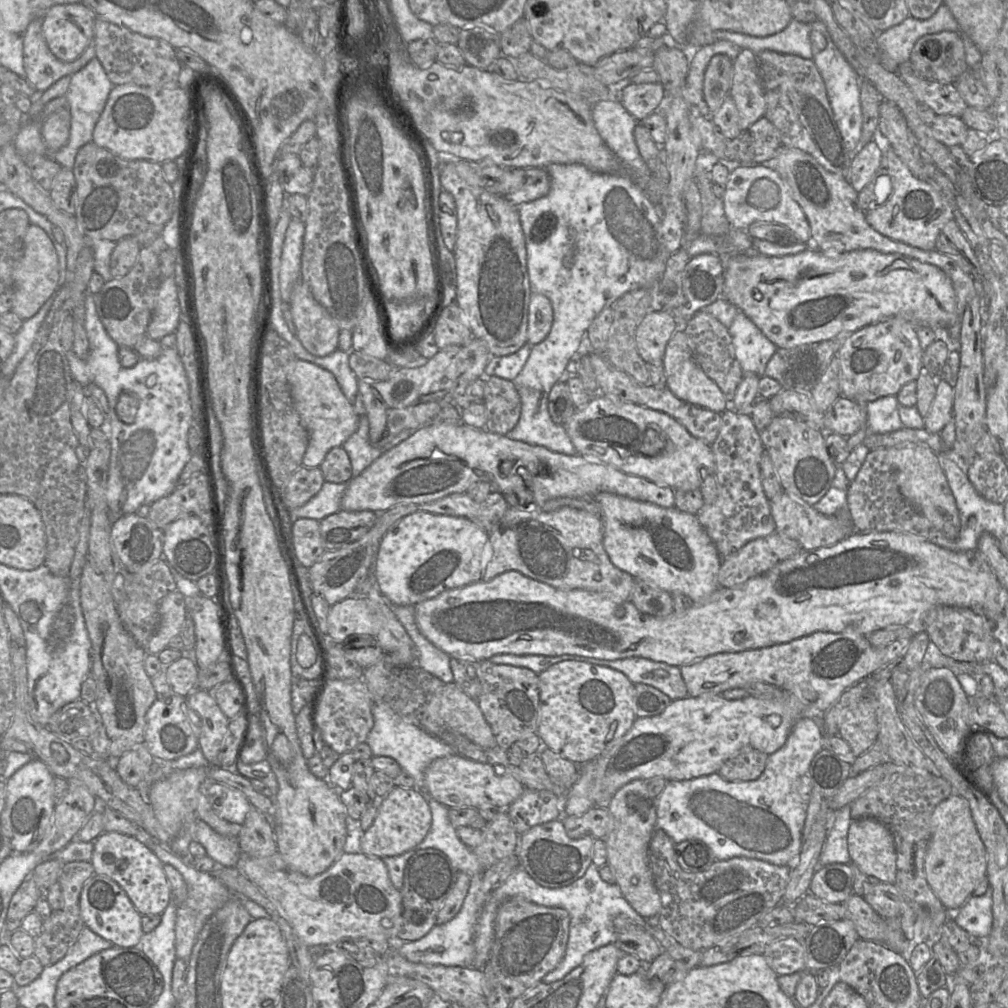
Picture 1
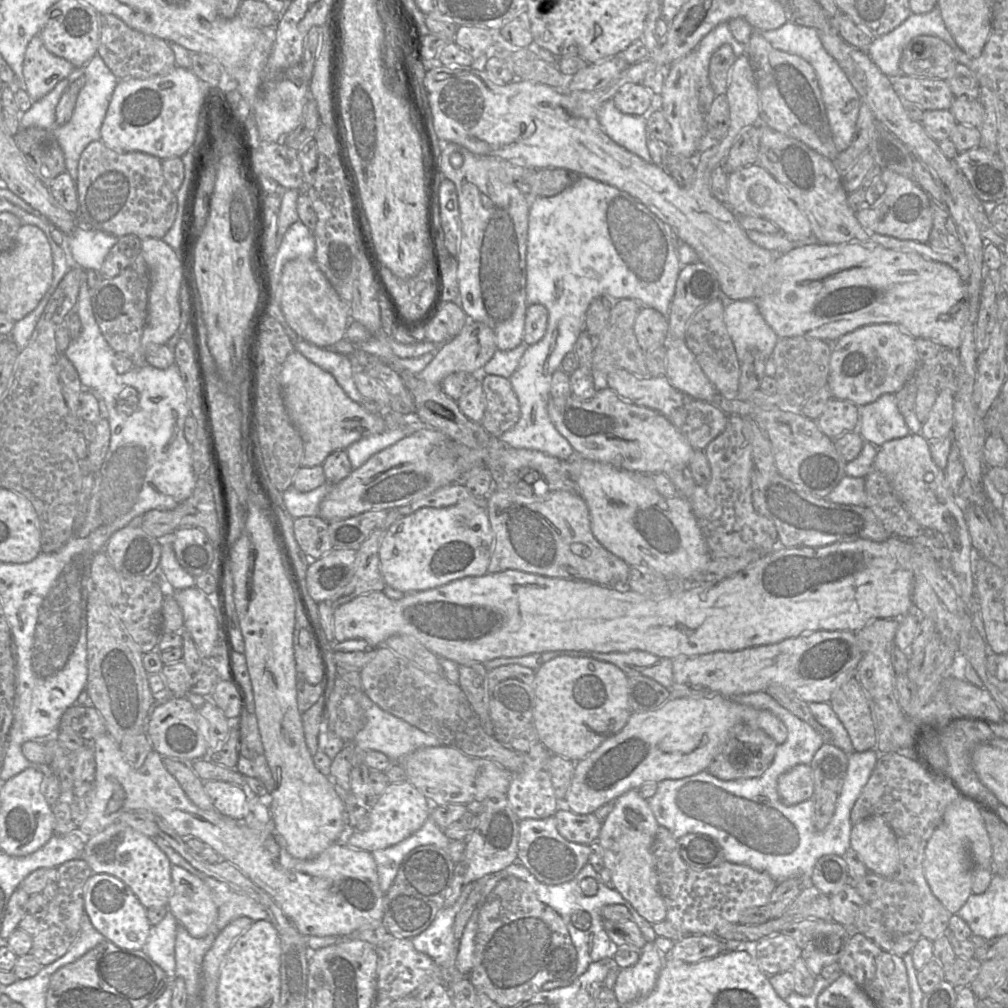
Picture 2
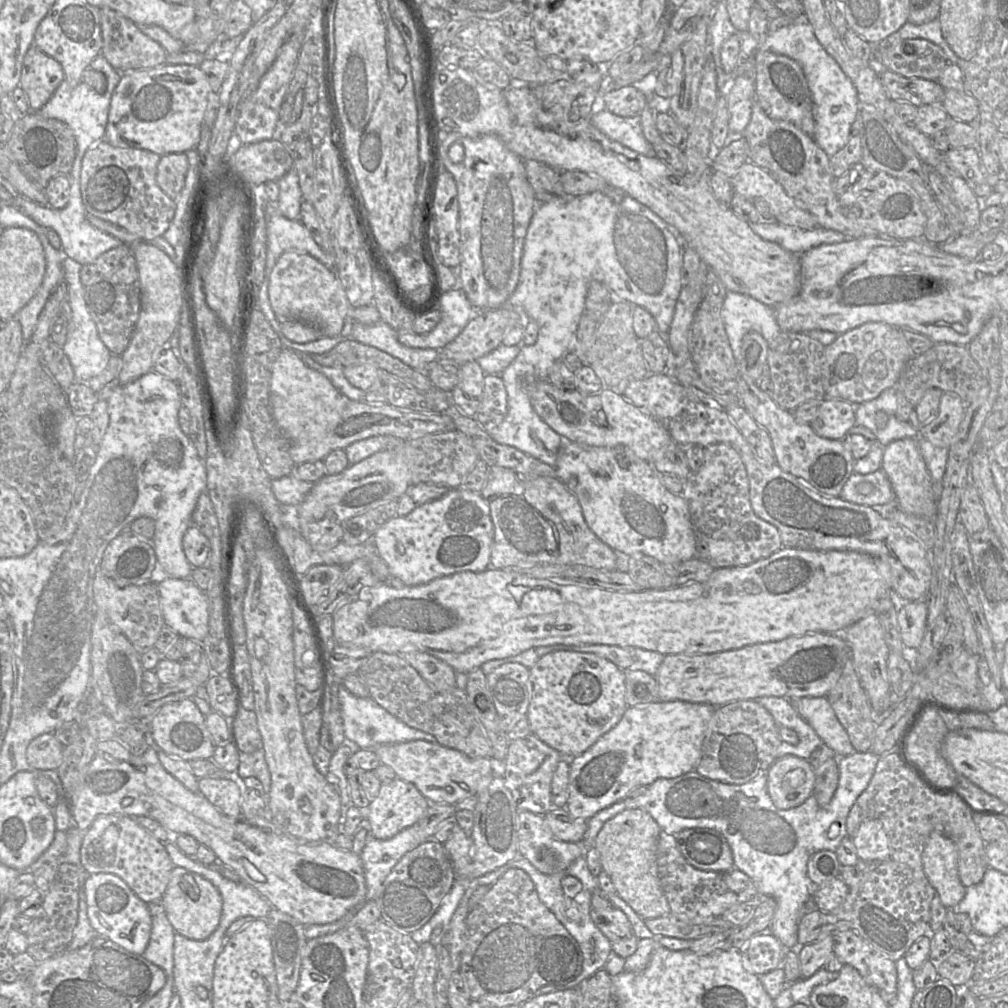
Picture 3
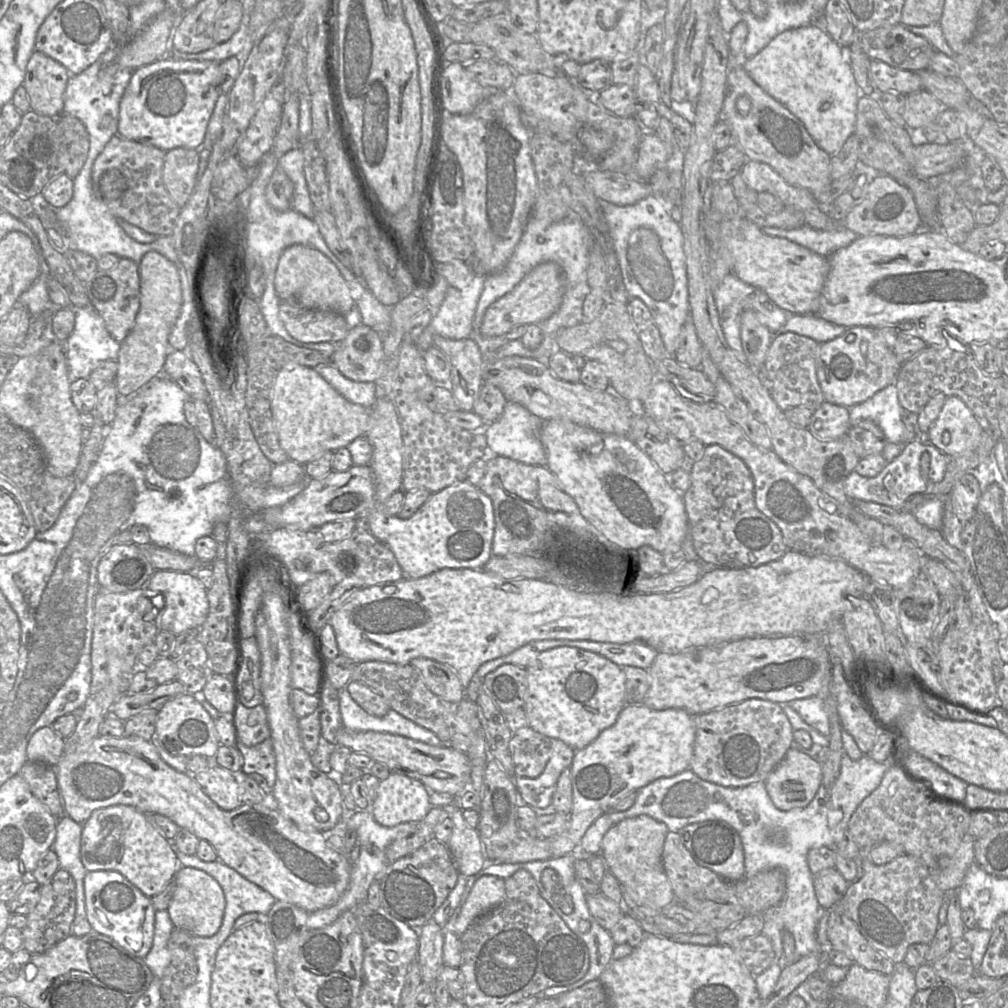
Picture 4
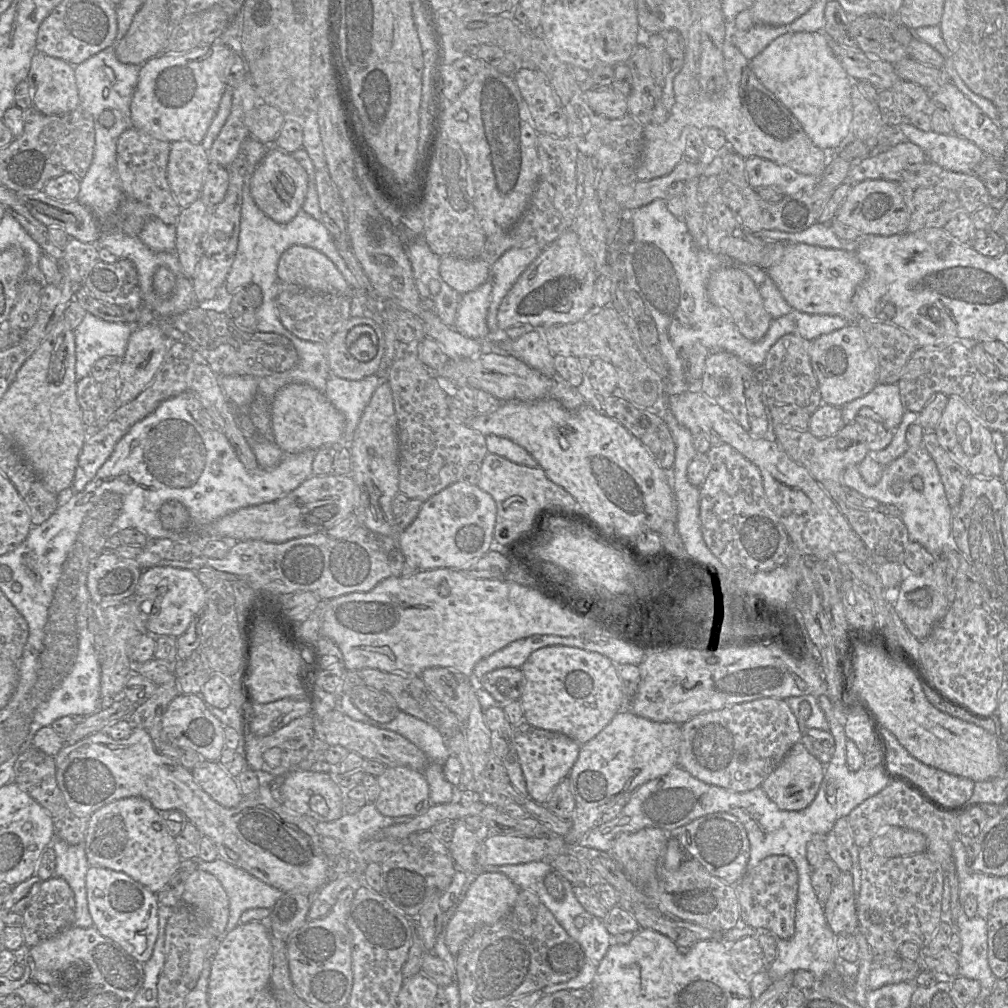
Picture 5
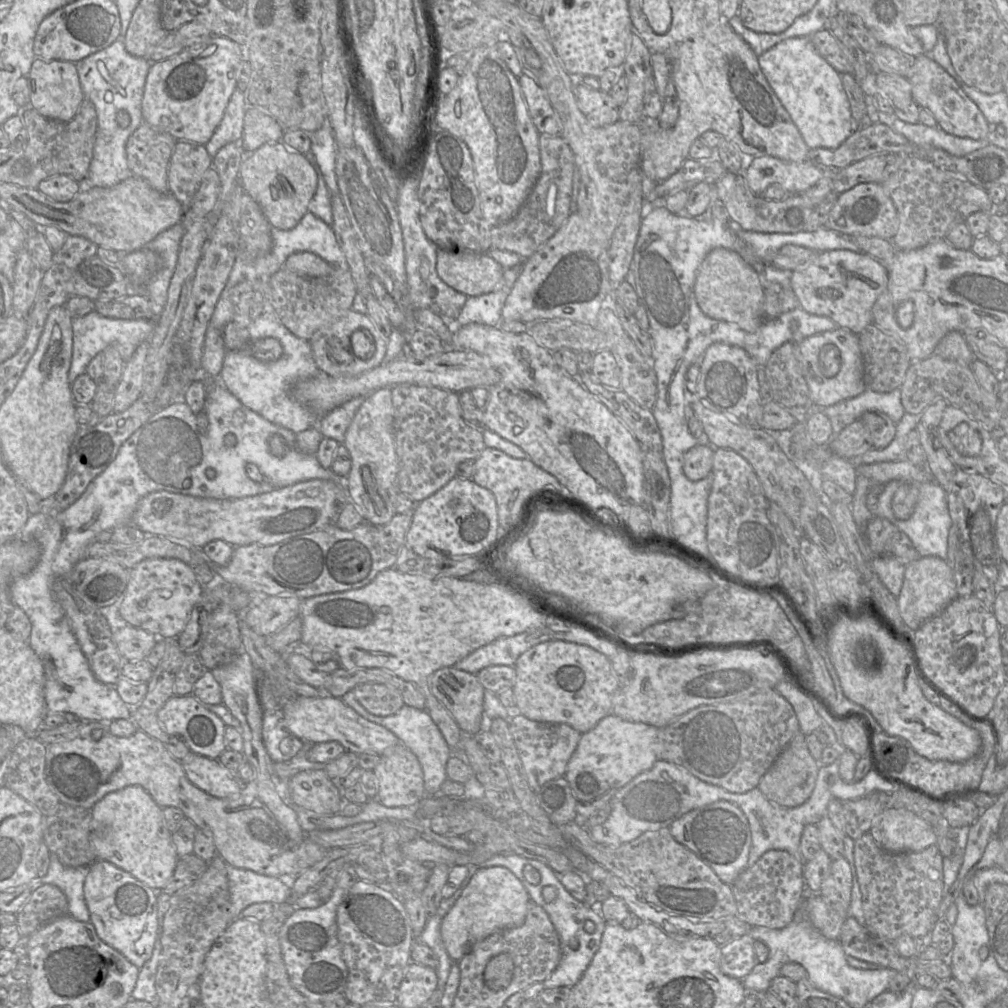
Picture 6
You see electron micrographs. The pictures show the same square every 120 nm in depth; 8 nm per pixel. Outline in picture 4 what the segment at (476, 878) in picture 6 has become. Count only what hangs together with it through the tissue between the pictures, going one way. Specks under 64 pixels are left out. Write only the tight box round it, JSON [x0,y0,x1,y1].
[456,875,505,938]

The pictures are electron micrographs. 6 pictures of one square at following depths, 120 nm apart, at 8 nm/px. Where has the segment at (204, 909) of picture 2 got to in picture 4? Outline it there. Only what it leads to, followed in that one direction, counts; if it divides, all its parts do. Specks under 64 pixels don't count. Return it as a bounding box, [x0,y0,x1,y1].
[167,867,226,937]

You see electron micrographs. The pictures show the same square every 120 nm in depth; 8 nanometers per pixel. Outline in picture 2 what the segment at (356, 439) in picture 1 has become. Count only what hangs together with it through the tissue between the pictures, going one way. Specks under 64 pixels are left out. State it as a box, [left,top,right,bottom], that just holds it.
[345,428,406,469]

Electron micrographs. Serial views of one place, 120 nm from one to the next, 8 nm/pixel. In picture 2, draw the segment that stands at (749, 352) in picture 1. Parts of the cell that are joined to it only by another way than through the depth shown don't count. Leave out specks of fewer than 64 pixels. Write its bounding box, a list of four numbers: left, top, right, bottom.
[724,300,779,363]

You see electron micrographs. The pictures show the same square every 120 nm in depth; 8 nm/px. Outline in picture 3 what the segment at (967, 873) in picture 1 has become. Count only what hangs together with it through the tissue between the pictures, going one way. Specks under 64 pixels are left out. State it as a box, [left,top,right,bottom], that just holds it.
[922,831,966,909]

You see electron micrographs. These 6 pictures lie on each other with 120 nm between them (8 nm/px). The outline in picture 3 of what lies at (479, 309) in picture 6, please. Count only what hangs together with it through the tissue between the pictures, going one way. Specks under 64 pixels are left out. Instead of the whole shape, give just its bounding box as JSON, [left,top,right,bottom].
[397,288,476,351]

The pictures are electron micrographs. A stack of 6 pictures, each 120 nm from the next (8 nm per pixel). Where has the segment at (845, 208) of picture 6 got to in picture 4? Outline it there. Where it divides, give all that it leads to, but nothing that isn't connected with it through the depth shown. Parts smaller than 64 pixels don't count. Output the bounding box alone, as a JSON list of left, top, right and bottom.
[842,174,927,237]

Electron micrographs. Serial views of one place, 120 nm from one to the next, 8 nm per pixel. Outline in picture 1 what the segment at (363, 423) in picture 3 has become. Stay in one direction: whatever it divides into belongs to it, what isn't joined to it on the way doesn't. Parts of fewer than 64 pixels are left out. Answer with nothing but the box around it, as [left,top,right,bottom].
[287,358,359,468]

